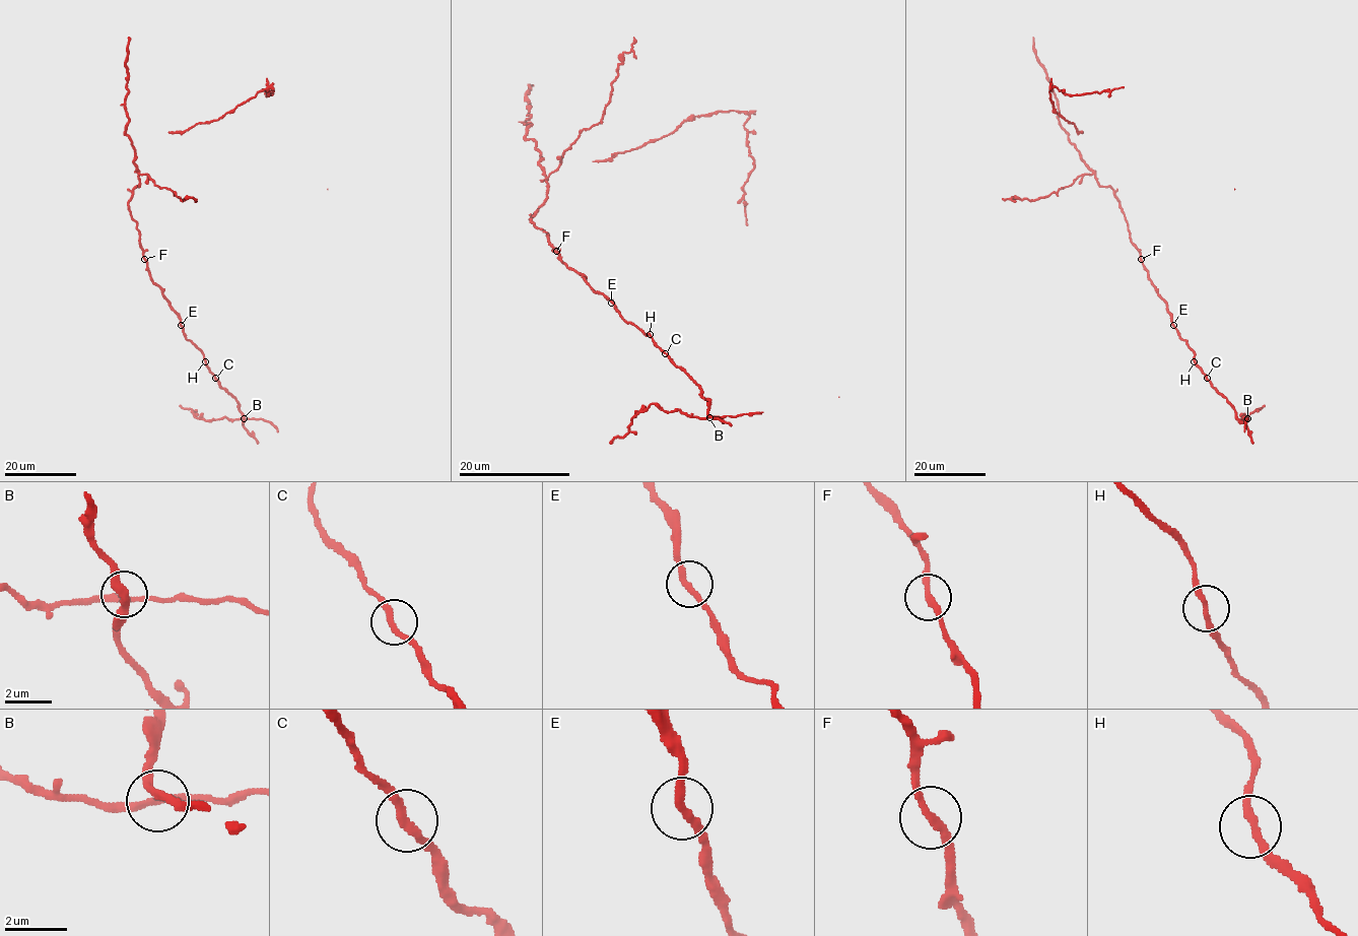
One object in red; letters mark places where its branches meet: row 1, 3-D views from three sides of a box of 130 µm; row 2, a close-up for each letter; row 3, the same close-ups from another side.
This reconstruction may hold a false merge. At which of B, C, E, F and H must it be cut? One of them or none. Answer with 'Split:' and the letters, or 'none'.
Split: F

